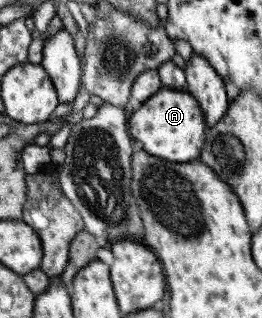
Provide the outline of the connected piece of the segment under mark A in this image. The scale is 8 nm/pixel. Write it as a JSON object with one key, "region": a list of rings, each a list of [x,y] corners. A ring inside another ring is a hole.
{"region":[[[161,87],[153,95],[150,95],[135,111],[131,112],[127,118],[130,139],[139,141],[141,143],[140,149],[146,151],[149,155],[155,155],[155,157],[162,160],[177,161],[177,163],[190,162],[199,157],[205,141],[204,132],[208,128],[199,104],[186,91]]]}

